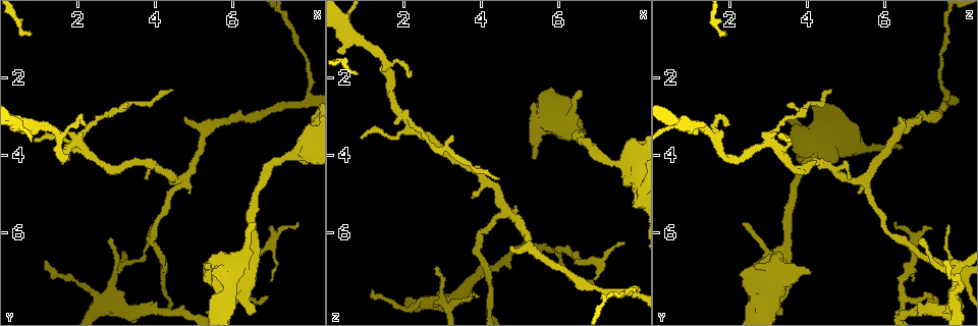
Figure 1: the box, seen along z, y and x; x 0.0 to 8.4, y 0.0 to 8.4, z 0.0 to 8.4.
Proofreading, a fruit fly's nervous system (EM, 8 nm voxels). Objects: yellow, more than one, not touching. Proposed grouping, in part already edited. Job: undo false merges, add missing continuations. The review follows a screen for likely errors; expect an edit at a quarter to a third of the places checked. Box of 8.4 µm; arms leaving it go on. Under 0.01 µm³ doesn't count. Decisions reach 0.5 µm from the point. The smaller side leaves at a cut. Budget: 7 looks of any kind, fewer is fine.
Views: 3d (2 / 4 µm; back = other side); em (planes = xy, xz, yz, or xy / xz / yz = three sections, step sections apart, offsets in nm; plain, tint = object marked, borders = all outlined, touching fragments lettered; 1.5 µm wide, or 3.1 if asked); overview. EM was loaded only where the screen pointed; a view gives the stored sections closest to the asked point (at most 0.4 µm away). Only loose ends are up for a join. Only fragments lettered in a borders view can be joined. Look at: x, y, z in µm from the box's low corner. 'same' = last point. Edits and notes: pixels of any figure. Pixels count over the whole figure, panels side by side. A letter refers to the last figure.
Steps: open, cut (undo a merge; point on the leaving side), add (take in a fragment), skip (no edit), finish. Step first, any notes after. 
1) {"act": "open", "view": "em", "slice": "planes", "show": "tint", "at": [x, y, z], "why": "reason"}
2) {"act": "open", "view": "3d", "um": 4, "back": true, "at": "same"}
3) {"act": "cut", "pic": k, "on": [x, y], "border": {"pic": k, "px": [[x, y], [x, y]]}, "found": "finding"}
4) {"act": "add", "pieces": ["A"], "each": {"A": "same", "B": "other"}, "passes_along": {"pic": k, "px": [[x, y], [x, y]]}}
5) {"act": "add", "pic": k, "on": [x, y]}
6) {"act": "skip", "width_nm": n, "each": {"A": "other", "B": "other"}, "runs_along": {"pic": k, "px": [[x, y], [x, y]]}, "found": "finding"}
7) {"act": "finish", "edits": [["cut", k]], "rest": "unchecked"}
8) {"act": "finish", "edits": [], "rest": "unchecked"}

{"act": "open", "view": "em", "slice": "xz", "step": 8, "show": "tint", "at": [1.65, 4.10, 2.20], "why": "abrupt turn"}

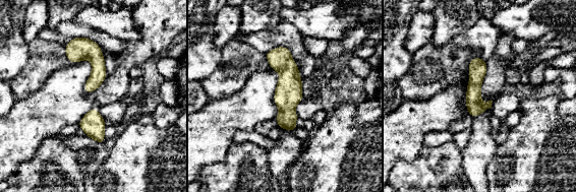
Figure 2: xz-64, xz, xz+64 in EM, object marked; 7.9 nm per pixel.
{"act": "open", "view": "em", "slice": "planes", "show": "borders", "at": "same"}

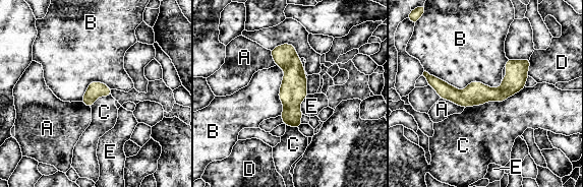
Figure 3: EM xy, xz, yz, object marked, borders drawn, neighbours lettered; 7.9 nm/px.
{"act": "skip", "each": {"A": "other", "B": "other", "C": "other", "D": "other", "E": "other"}, "runs_along": {"pic": 3, "px": [[528, 61], [500, 94], [453, 95], [428, 76]]}, "found": "one neuron here"}

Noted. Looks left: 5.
{"act": "open", "view": "em", "um": 3.1, "slice": "yz", "step": 8, "show": "tint", "at": [7.80, 3.85, 4.20], "why": "looks like a crossing"}

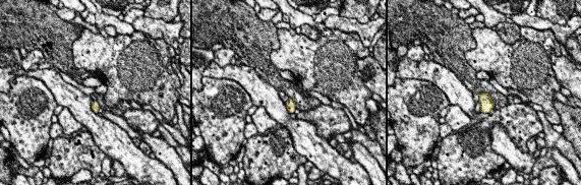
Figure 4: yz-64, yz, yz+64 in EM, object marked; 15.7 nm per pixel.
{"act": "open", "view": "em", "um": 3.1, "slice": "planes", "show": "borders", "at": "same", "why": "another direction"}

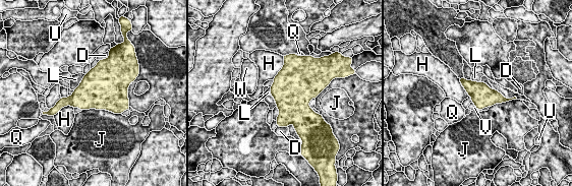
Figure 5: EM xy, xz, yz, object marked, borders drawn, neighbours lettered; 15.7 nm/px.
{"act": "skip", "each": {"D": "other", "H": "other", "J": "other", "L": "other", "Q": "other", "U": "other", "V": "other", "W": "other"}, "found": "all the same neuron"}

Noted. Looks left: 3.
{"act": "open", "view": "3d", "um": 2, "at": [1.15, 6.70, 7.55], "why": "tapers out"}

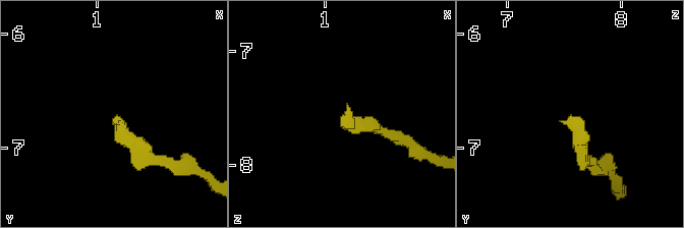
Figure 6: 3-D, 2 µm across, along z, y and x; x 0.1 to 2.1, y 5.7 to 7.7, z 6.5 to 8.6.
{"act": "open", "view": "em", "slice": "planes", "show": "borders", "at": [1.20, 6.76, 7.52]}

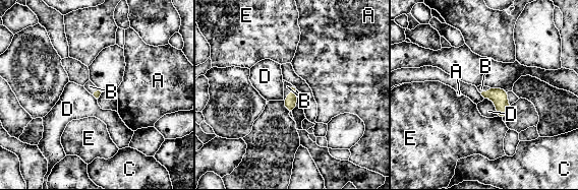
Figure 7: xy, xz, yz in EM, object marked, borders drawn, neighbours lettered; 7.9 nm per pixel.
{"act": "add", "pieces": ["B"], "each": {"A": "other", "B": "same", "C": "other", "D": "other", "E": "other"}, "passes_along": {"pic": 7, "px": [[290, 102], [289, 92], [287, 86]]}, "found": "it goes on there"}

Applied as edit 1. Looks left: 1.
{"act": "finish", "edits": [["add", 7]], "rest": "unchecked"}

